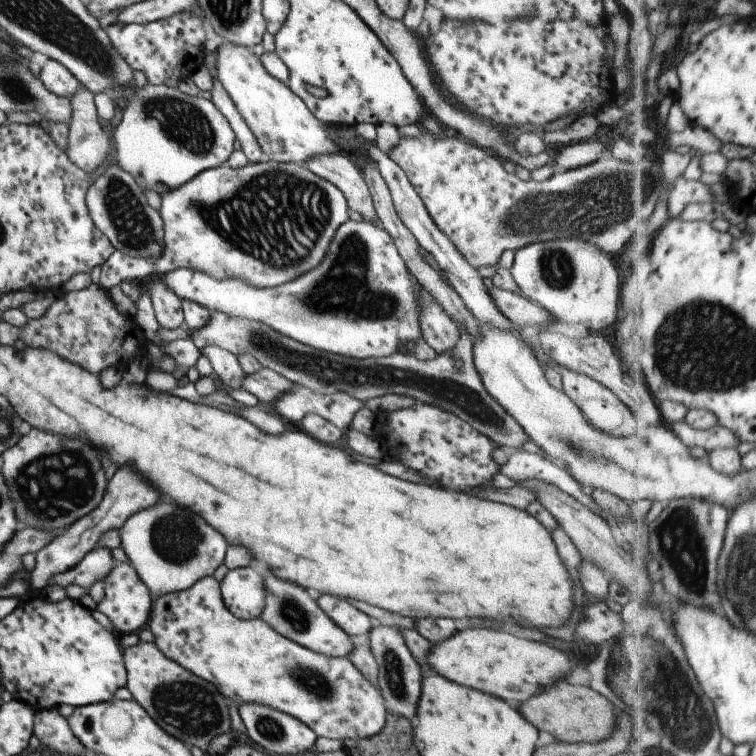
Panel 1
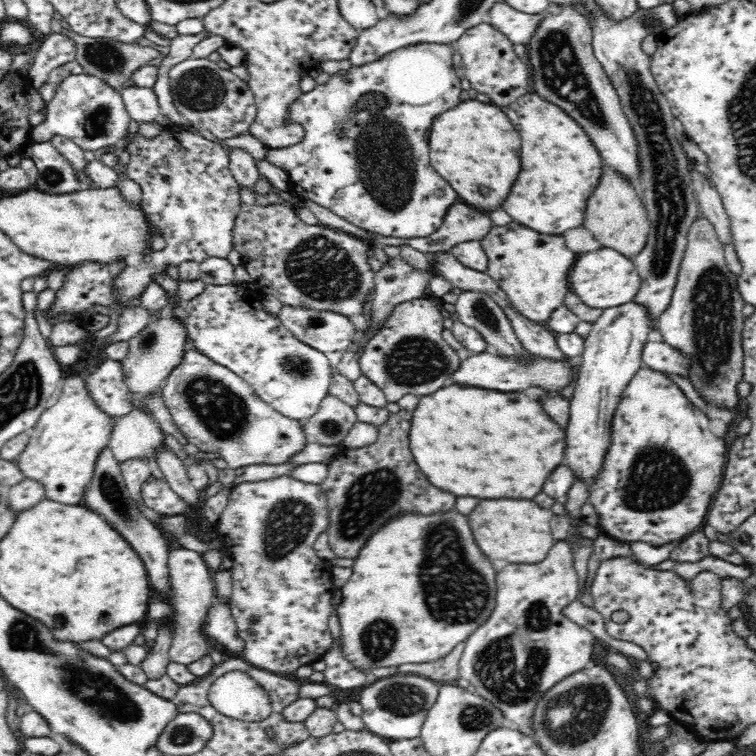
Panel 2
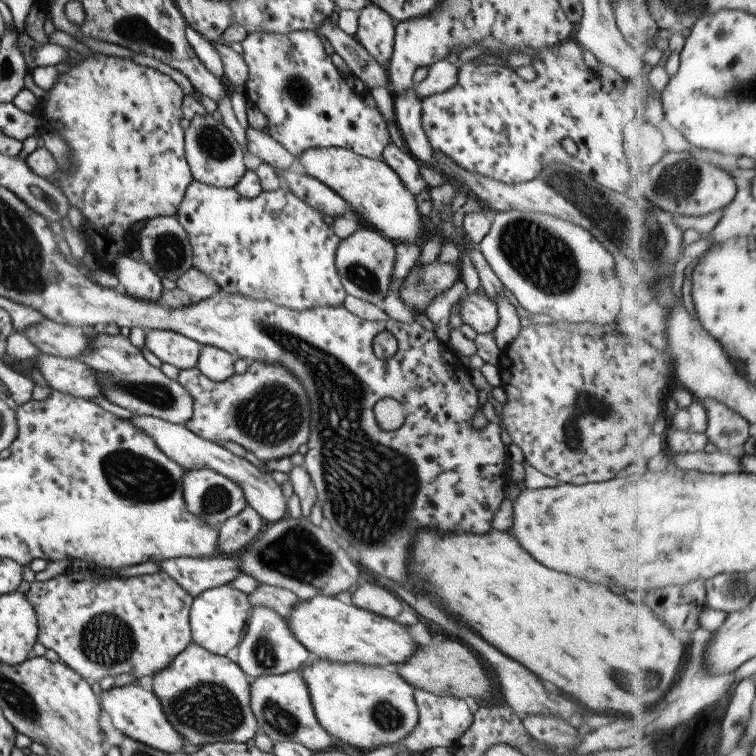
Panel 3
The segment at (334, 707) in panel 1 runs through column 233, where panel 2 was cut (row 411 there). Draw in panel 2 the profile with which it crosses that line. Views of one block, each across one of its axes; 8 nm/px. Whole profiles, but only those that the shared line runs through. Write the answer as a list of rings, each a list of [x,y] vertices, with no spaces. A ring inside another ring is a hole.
[[[642,366],[630,382],[623,390],[620,402],[617,404],[611,424],[611,439],[609,447],[603,456],[603,465],[598,473],[598,478],[594,484],[590,486],[589,503],[592,504],[596,515],[599,518],[599,528],[601,532],[608,537],[619,541],[620,543],[632,543],[641,541],[650,545],[664,545],[674,543],[675,541],[683,541],[688,535],[701,529],[706,524],[706,518],[712,506],[712,500],[720,484],[722,484],[723,472],[726,464],[726,442],[723,438],[716,437],[708,428],[710,422],[709,416],[704,414],[702,410],[698,410],[696,406],[692,406],[692,402],[684,395],[684,392],[662,371]]]

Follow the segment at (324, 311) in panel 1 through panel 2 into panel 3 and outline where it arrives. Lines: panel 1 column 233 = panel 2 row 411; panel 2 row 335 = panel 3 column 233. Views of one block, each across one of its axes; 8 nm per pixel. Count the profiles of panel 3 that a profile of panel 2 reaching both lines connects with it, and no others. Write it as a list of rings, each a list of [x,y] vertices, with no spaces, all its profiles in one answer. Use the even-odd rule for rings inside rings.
[[[192,179],[192,184],[186,189],[184,200],[182,200],[182,204],[178,207],[175,216],[180,221],[180,226],[184,228],[188,235],[191,250],[193,251],[193,267],[196,270],[200,270],[202,274],[206,274],[208,278],[212,278],[220,286],[222,292],[226,292],[226,294],[242,294],[242,296],[248,296],[248,298],[254,298],[254,300],[270,300],[276,306],[282,306],[282,308],[288,308],[288,310],[310,310],[310,308],[324,308],[324,306],[344,307],[347,292],[344,290],[344,286],[342,286],[342,280],[340,280],[340,274],[338,274],[338,268],[336,268],[336,252],[338,252],[336,248],[342,242],[342,238],[334,234],[334,230],[332,230],[332,226],[326,216],[314,210],[309,204],[306,204],[293,191],[284,189],[262,191],[256,198],[246,200],[246,198],[242,198],[236,192],[235,187],[213,187]]]

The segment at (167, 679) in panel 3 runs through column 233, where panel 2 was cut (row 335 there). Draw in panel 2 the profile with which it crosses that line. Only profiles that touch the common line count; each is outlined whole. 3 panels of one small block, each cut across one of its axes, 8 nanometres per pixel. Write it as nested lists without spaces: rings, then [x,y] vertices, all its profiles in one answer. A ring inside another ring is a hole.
[[[699,216],[692,224],[690,225],[688,234],[687,234],[687,247],[684,251],[684,256],[682,262],[679,266],[679,272],[676,284],[674,285],[674,290],[672,293],[671,303],[664,309],[664,312],[660,313],[660,316],[657,318],[657,330],[660,334],[660,338],[666,343],[669,344],[672,348],[679,350],[690,362],[689,371],[687,372],[687,378],[694,386],[694,390],[699,394],[700,397],[705,400],[708,404],[716,404],[716,406],[723,406],[728,408],[728,410],[734,409],[734,407],[743,399],[738,395],[738,386],[739,382],[743,380],[743,326],[745,323],[745,317],[742,315],[742,308],[744,308],[745,300],[742,298],[740,292],[738,292],[737,287],[737,275],[734,272],[730,272],[726,261],[724,261],[724,244],[718,238],[718,233],[714,225],[710,223],[708,219],[704,216]]]

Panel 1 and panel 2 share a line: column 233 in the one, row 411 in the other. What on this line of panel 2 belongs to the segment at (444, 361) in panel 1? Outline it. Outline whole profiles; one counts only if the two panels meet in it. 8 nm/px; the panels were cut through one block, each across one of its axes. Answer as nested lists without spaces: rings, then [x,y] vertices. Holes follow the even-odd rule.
[[[326,395],[316,414],[301,423],[308,443],[342,446],[343,438],[356,421],[354,407],[338,397]]]

